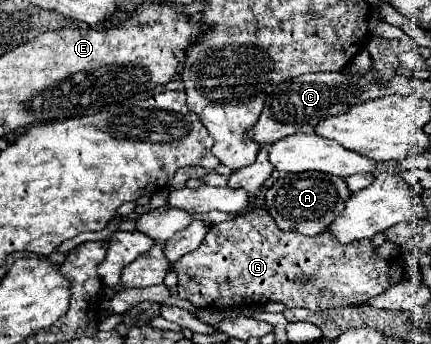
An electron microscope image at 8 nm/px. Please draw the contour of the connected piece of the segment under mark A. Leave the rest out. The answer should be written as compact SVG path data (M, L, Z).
M298 172L280 176L266 190L266 208L270 216L276 220L278 228L300 232L306 236L318 236L326 232L326 228L334 222L334 218L342 212L344 202L350 198L350 190L340 176L324 174L324 172Z

